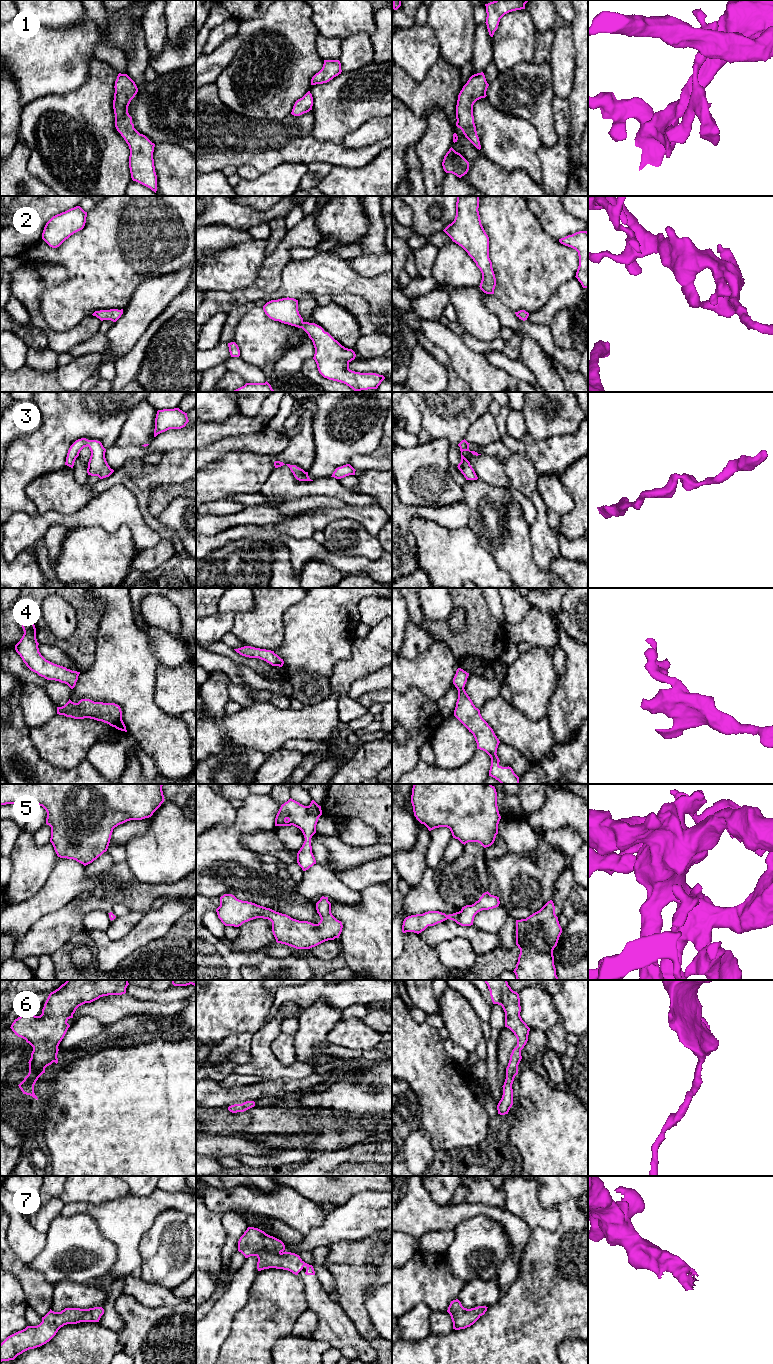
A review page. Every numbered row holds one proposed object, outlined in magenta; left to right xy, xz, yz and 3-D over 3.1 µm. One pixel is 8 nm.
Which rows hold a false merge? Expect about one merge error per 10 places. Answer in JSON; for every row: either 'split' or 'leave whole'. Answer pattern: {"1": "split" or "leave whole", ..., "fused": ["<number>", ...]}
{"1": "leave whole", "2": "leave whole", "3": "leave whole", "4": "leave whole", "5": "leave whole", "6": "leave whole", "7": "leave whole", "fused": []}

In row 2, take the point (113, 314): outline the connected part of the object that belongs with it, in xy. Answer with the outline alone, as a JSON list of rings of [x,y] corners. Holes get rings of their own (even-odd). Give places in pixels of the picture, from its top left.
[[[110,309],[110,310],[100,310],[95,311],[92,315],[99,318],[101,321],[103,320],[111,320],[113,322],[116,322],[121,315],[123,314],[123,309]]]

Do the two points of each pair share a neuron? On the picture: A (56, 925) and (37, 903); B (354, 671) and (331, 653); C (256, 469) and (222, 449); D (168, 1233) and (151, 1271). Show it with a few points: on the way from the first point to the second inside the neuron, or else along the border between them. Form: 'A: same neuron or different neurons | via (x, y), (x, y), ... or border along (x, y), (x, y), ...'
A: different neurons | border along (68, 903), (55, 911), (43, 915), (29, 929)
B: different neurons | border along (354, 640), (351, 656), (340, 659), (329, 676)
C: different neurons | border along (251, 452), (246, 450), (228, 451), (207, 465)
D: same neuron | via (168, 1242), (168, 1254), (160, 1262)

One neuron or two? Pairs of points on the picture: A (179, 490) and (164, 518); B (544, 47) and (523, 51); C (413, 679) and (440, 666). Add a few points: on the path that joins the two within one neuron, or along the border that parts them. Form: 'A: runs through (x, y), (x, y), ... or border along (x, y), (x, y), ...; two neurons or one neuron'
A: border along (185, 496), (174, 498), (158, 516); two neurons
B: border along (536, 31), (535, 50), (532, 61); two neurons
C: runs through (420, 673), (433, 670); one neuron

